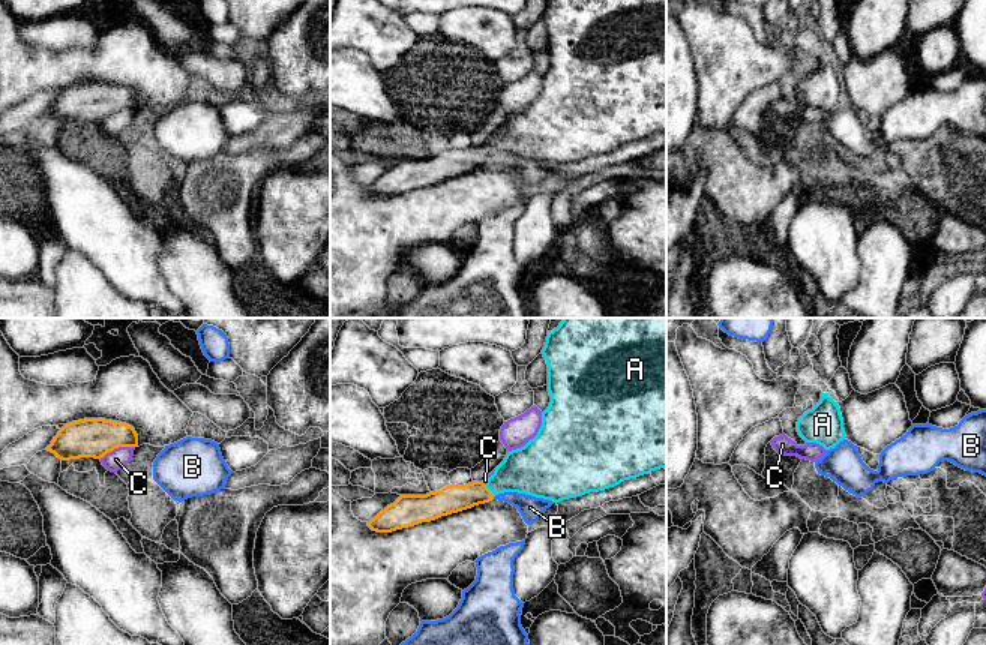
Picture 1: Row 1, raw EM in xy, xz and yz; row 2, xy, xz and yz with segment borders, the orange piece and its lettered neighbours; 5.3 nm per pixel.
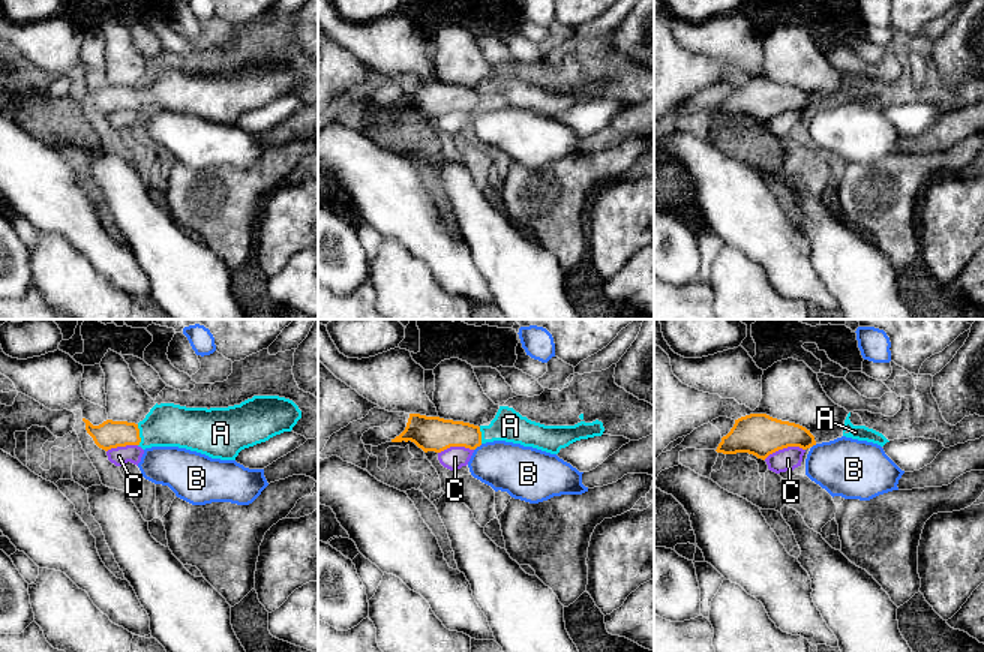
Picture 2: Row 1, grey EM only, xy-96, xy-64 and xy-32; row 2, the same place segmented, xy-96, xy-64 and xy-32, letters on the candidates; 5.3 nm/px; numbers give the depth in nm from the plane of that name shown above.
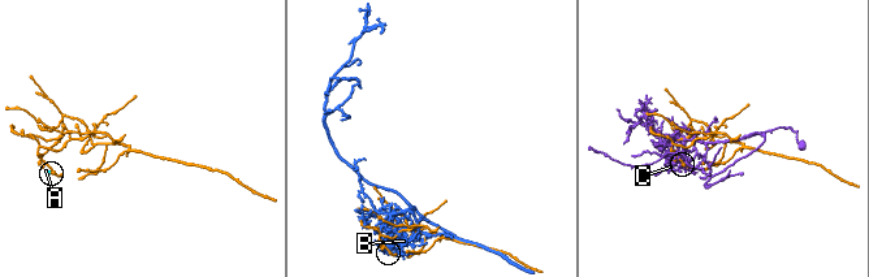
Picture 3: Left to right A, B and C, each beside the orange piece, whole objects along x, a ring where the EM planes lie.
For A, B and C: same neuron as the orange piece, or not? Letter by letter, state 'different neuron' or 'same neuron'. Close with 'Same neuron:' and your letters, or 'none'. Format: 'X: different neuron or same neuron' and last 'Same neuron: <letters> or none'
A: same neuron
B: different neuron
C: different neuron
Same neuron: A

